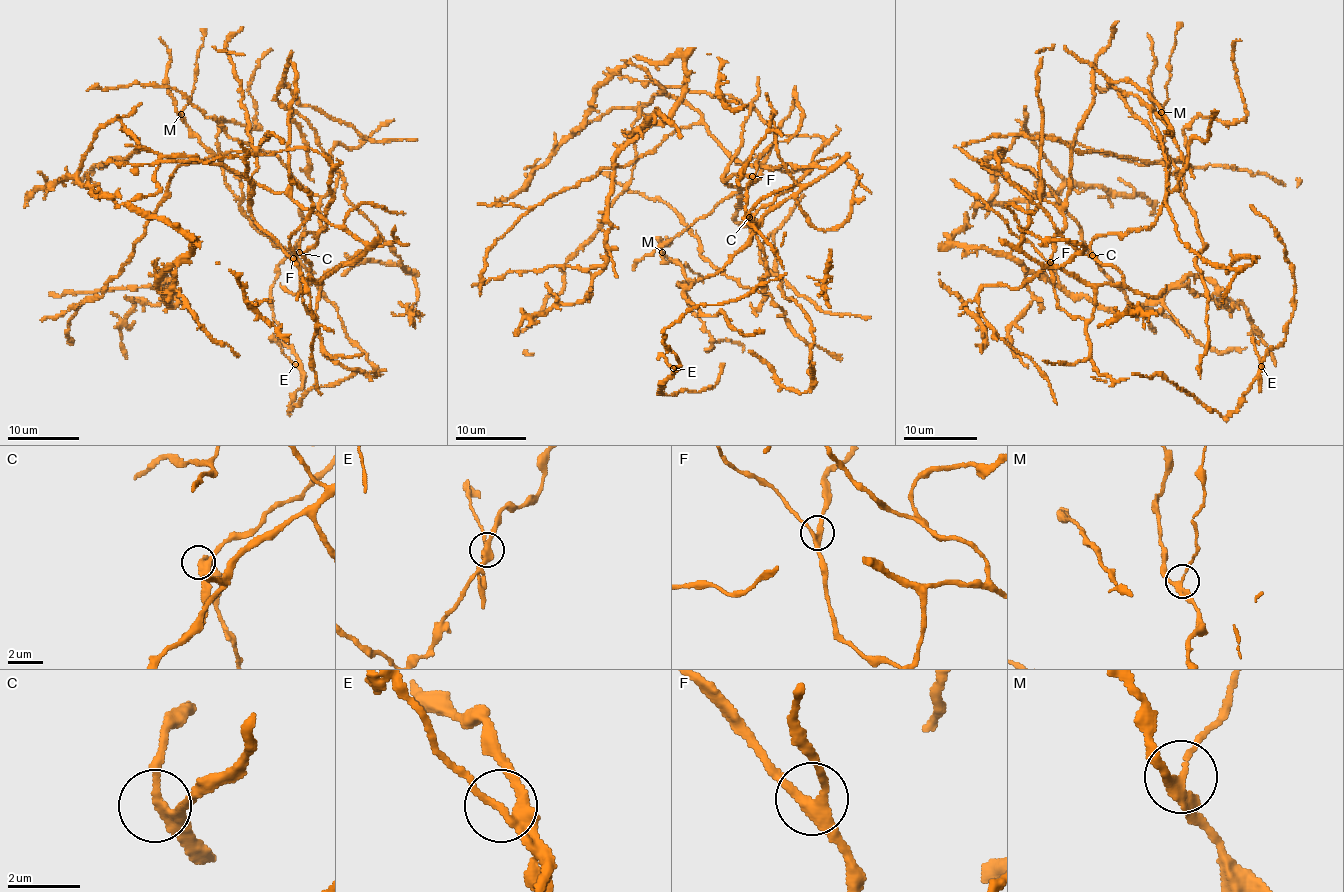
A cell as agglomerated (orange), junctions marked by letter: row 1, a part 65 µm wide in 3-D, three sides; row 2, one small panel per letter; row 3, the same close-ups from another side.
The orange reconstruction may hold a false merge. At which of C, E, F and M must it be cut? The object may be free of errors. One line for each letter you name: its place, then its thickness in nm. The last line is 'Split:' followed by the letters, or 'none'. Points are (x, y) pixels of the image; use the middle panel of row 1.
M: at (662, 252); 220 nm thick
Split: M

